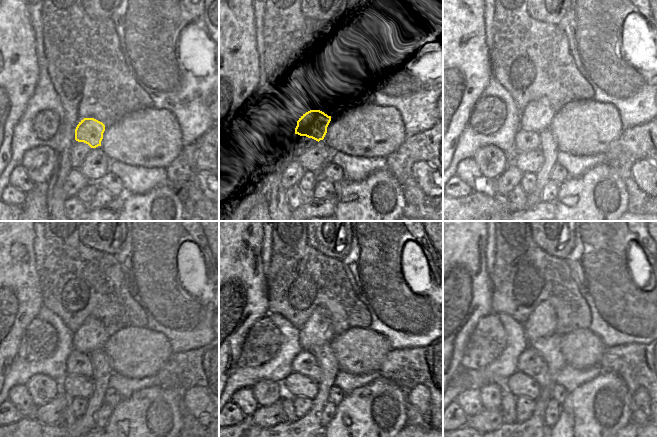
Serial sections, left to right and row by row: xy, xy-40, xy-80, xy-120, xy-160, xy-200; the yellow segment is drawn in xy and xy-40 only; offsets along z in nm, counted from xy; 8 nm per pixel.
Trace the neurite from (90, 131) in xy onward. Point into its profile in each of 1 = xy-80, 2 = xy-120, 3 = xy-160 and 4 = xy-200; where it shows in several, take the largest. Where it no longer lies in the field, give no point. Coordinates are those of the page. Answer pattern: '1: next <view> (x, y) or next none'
1: next xy-80 (537, 116)
2: next xy-120 (91, 335)
3: next xy-160 (318, 330)
4: next xy-200 (542, 322)

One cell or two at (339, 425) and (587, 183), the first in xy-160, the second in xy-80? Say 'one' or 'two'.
one

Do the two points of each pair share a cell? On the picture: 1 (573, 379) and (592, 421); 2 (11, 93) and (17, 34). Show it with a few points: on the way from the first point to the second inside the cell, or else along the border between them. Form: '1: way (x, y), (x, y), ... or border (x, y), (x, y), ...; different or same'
1: border (598, 375), (569, 392); different
2: way (10, 78), (10, 49); same

